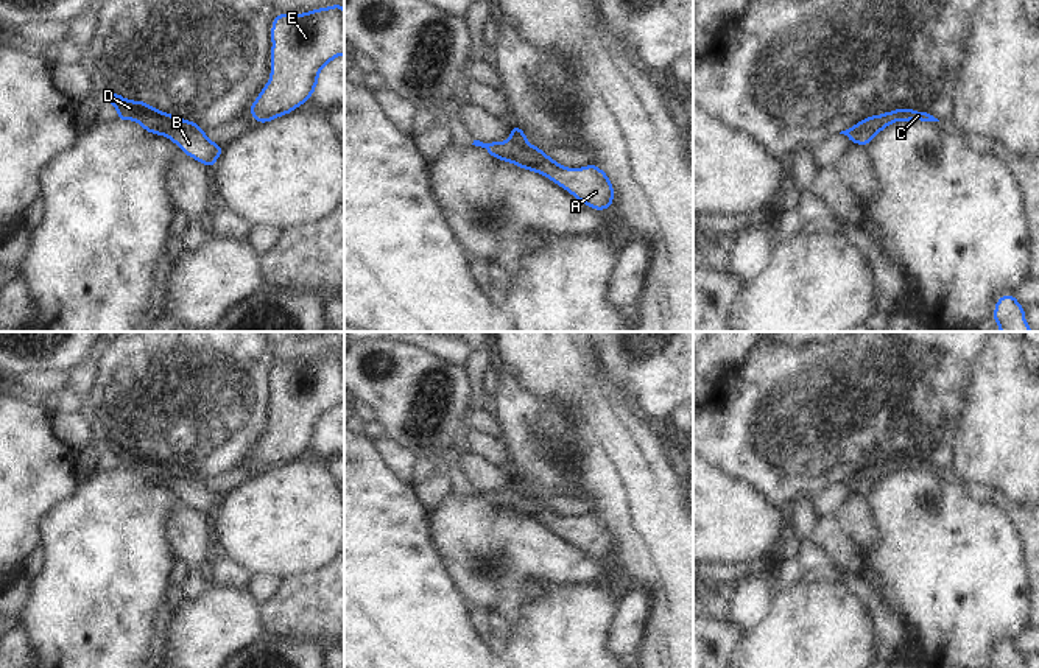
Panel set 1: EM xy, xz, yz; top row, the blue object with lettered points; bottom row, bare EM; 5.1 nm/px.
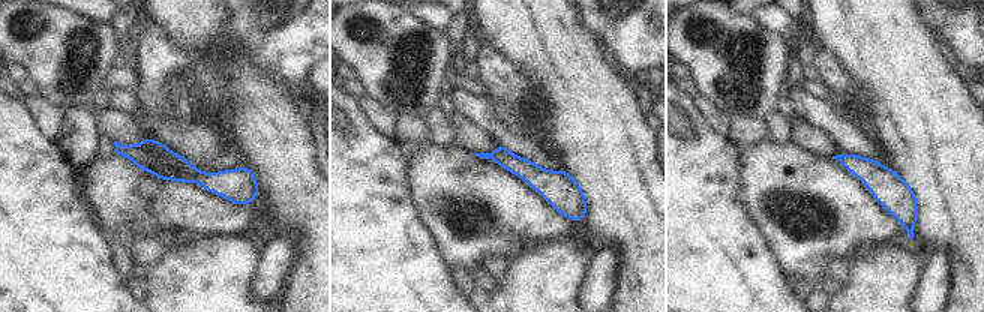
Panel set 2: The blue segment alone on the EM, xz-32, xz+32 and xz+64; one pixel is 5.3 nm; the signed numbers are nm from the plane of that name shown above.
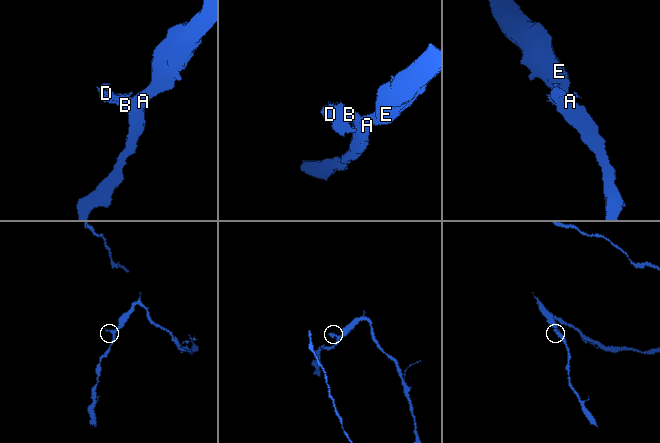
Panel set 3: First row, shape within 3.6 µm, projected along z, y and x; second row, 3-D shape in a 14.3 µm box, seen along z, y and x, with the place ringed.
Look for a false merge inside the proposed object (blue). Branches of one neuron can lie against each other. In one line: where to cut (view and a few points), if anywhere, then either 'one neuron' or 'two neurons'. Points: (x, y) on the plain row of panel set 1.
xz (517, 486), (511, 495), (511, 503), (549, 525) | two neurons

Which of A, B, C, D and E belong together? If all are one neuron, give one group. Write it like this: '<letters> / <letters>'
A B E / C D

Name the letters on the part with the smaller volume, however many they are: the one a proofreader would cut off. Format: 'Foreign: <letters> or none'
Foreign: C, D

